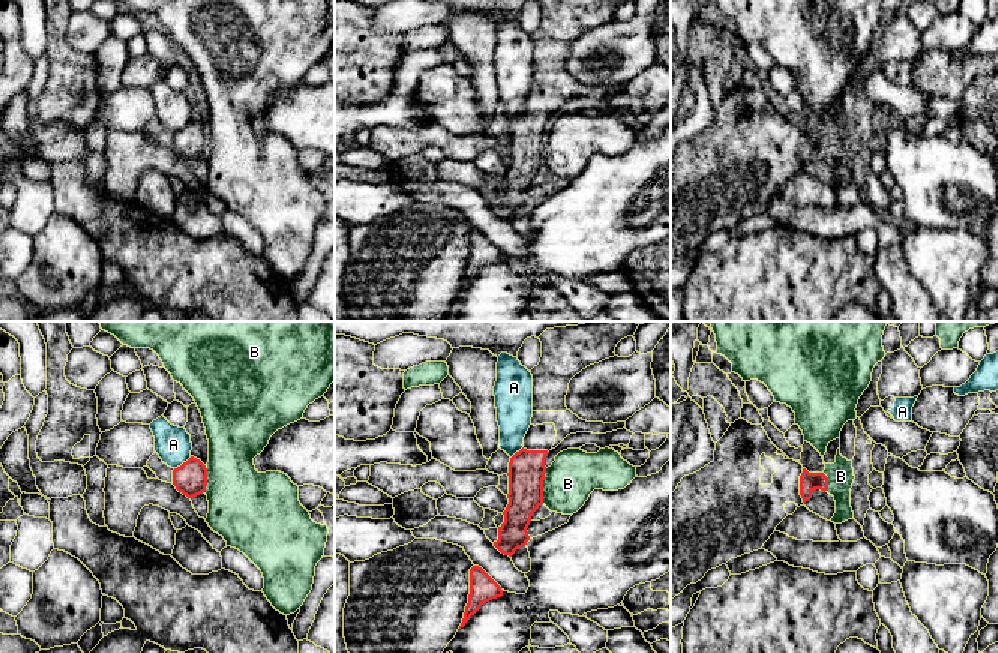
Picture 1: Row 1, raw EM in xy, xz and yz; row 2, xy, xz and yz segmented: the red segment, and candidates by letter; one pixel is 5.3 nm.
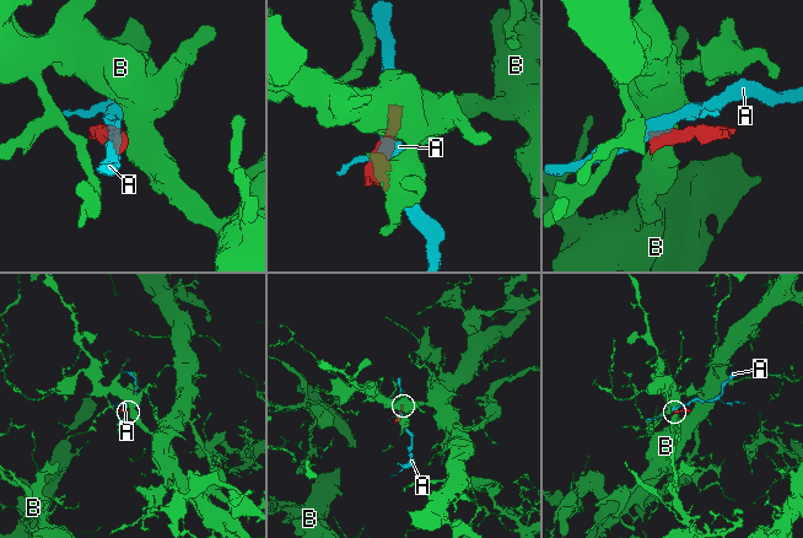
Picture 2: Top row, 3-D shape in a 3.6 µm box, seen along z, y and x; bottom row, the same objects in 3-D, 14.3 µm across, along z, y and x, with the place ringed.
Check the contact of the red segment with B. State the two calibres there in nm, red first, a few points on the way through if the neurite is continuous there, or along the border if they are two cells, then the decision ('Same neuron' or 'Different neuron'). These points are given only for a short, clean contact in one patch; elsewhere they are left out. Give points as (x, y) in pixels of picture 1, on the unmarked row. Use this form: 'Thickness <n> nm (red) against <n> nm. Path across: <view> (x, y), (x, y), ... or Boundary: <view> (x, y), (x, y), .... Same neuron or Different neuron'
Thickness 190 nm (red) against 260 nm. Different neuron

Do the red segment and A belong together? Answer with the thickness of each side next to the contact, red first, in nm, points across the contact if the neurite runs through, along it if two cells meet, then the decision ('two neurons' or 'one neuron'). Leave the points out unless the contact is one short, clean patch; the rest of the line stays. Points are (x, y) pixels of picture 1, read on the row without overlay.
180/190 nm | along xy (191, 120), (174, 132) | two neurons

